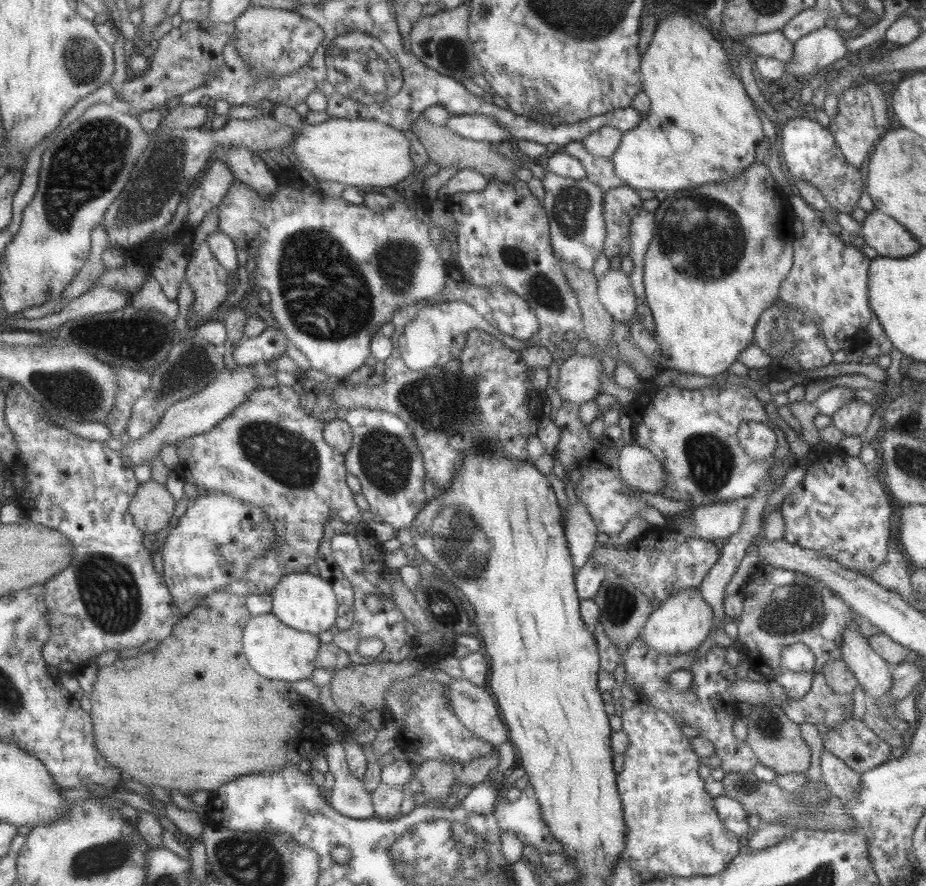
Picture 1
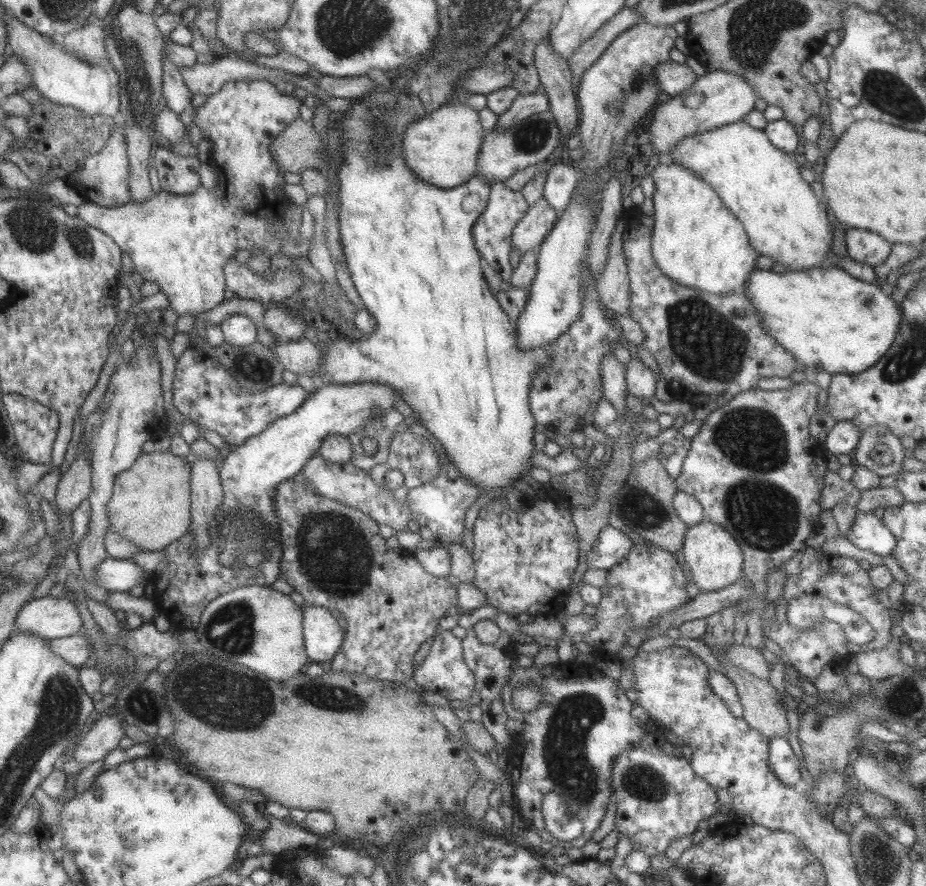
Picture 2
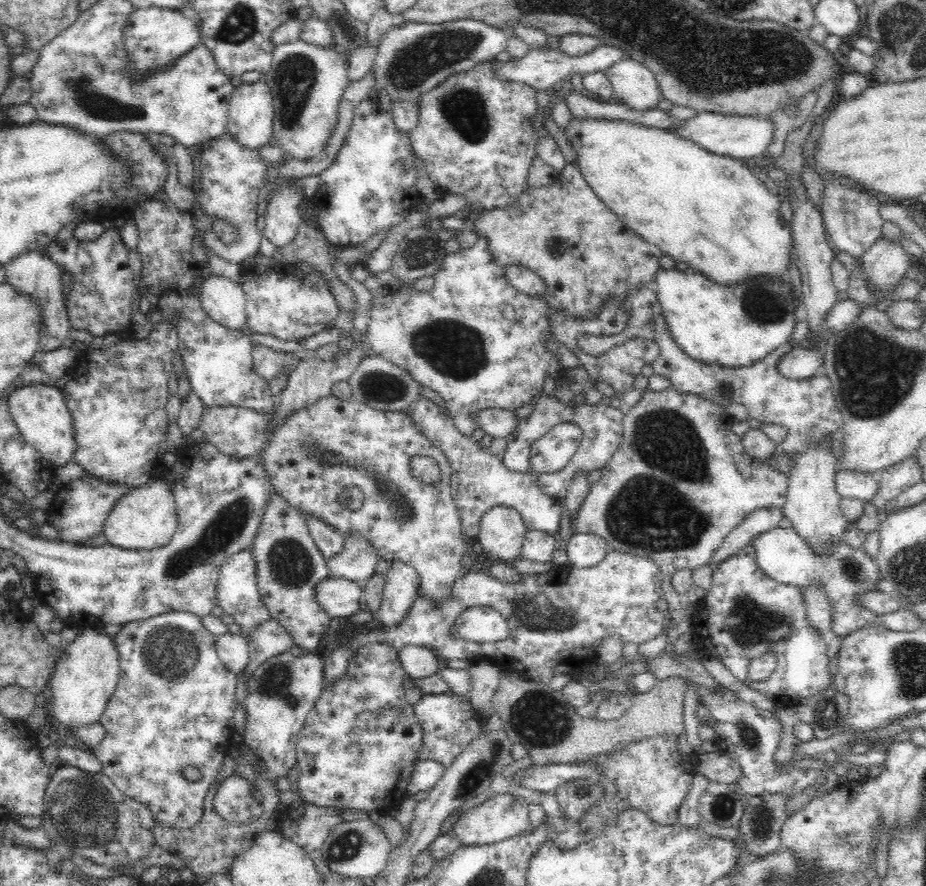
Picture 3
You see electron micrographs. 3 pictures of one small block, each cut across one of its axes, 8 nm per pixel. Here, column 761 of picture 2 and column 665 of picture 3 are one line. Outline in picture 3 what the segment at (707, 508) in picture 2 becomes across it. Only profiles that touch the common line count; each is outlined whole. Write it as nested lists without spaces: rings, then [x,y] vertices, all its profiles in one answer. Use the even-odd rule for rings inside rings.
[[[671,387],[662,392],[644,390],[641,400],[634,407],[624,409],[622,442],[608,464],[600,470],[599,479],[592,484],[586,500],[582,502],[578,517],[574,521],[570,520],[570,532],[572,534],[594,533],[606,540],[610,550],[632,553],[653,560],[661,570],[661,577],[667,587],[676,571],[694,570],[708,564],[713,552],[716,552],[716,549],[723,543],[724,537],[732,529],[738,528],[750,512],[757,508],[782,507],[786,500],[787,474],[772,469],[764,461],[751,457],[744,451],[741,437],[730,429],[734,420],[734,417],[727,413],[722,406],[718,406],[711,400],[693,394],[678,393]]]

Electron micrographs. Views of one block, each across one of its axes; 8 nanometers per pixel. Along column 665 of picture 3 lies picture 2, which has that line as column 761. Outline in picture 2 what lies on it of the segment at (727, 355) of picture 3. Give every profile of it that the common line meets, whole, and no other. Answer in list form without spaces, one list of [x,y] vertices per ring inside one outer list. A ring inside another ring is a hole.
[[[833,266],[801,272],[785,271],[783,274],[755,269],[744,292],[757,309],[766,333],[794,355],[800,368],[816,368],[830,375],[859,374],[874,366],[890,350],[902,319],[901,306],[894,302],[890,290],[857,280],[843,269]]]

